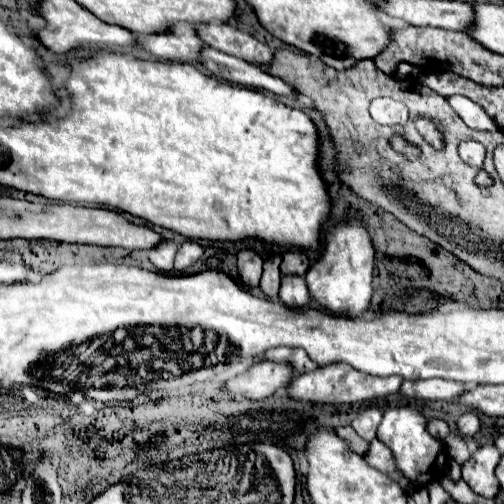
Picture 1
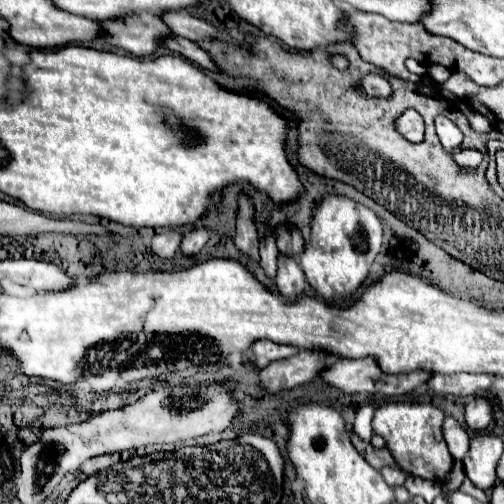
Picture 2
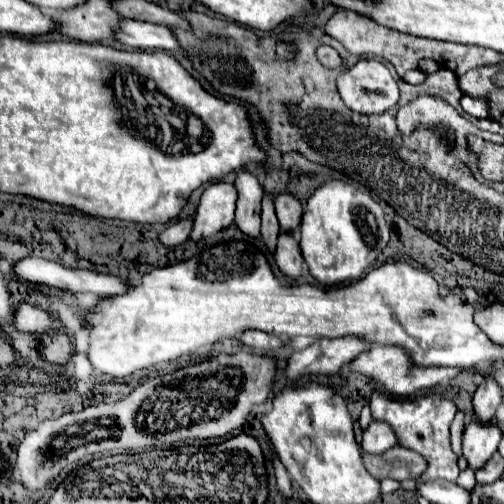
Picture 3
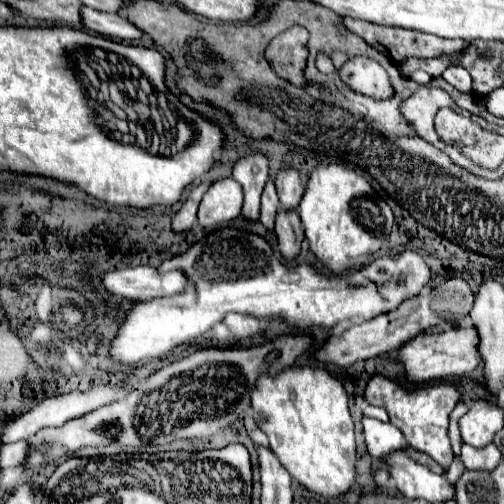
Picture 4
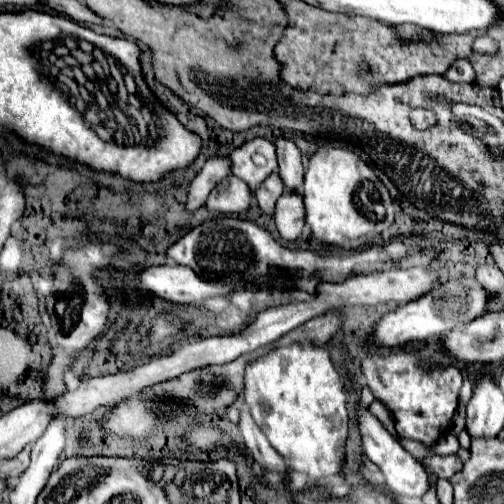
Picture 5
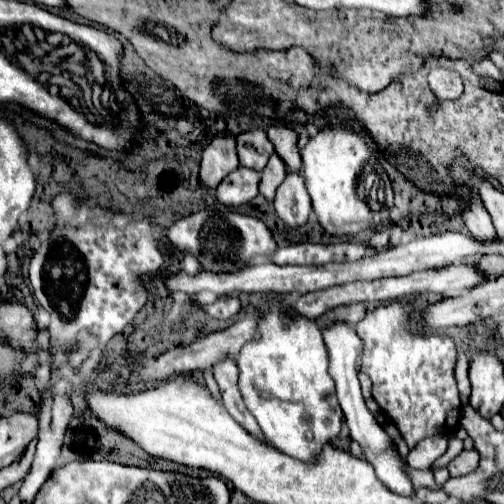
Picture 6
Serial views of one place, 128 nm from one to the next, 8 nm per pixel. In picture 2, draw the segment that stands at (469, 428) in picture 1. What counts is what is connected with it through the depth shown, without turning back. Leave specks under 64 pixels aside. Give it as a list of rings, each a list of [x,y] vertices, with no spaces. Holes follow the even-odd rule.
[[[478,398],[478,400],[470,402],[466,406],[466,410],[464,410],[464,418],[466,418],[468,428],[472,428],[472,430],[484,430],[490,424],[490,420],[492,420],[490,404],[484,398]]]

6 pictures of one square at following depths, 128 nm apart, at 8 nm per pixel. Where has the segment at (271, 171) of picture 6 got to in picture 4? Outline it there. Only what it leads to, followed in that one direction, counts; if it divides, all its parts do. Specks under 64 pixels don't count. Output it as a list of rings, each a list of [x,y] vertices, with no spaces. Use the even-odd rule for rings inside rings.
[[[268,180],[264,194],[262,194],[262,212],[260,212],[260,222],[266,226],[268,232],[274,232],[274,220],[276,220],[278,208],[280,208],[280,202],[278,202],[278,196],[276,196],[274,182]]]

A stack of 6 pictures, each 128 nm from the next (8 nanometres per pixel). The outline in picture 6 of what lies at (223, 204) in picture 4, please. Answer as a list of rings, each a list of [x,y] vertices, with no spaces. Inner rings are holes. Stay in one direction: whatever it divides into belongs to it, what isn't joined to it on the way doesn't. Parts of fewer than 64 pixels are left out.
[[[238,168],[230,176],[222,180],[222,184],[216,188],[216,200],[224,206],[242,206],[248,204],[258,194],[258,182],[260,172]]]

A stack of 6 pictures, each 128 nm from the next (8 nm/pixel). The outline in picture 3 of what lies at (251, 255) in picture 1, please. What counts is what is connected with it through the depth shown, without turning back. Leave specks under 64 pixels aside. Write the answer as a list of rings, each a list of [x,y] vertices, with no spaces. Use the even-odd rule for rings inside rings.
[[[240,172],[234,186],[238,190],[234,224],[238,226],[242,234],[246,234],[252,240],[258,240],[260,238],[260,202],[264,196],[262,186],[248,172]]]

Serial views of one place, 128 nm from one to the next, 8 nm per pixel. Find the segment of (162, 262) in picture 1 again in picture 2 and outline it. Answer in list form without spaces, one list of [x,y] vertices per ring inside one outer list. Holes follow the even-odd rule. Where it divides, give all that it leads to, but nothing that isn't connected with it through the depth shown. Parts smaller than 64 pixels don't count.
[[[174,230],[170,232],[162,232],[162,234],[156,234],[152,238],[152,252],[160,258],[174,258],[178,248],[180,248],[180,242],[182,242],[182,236]]]

